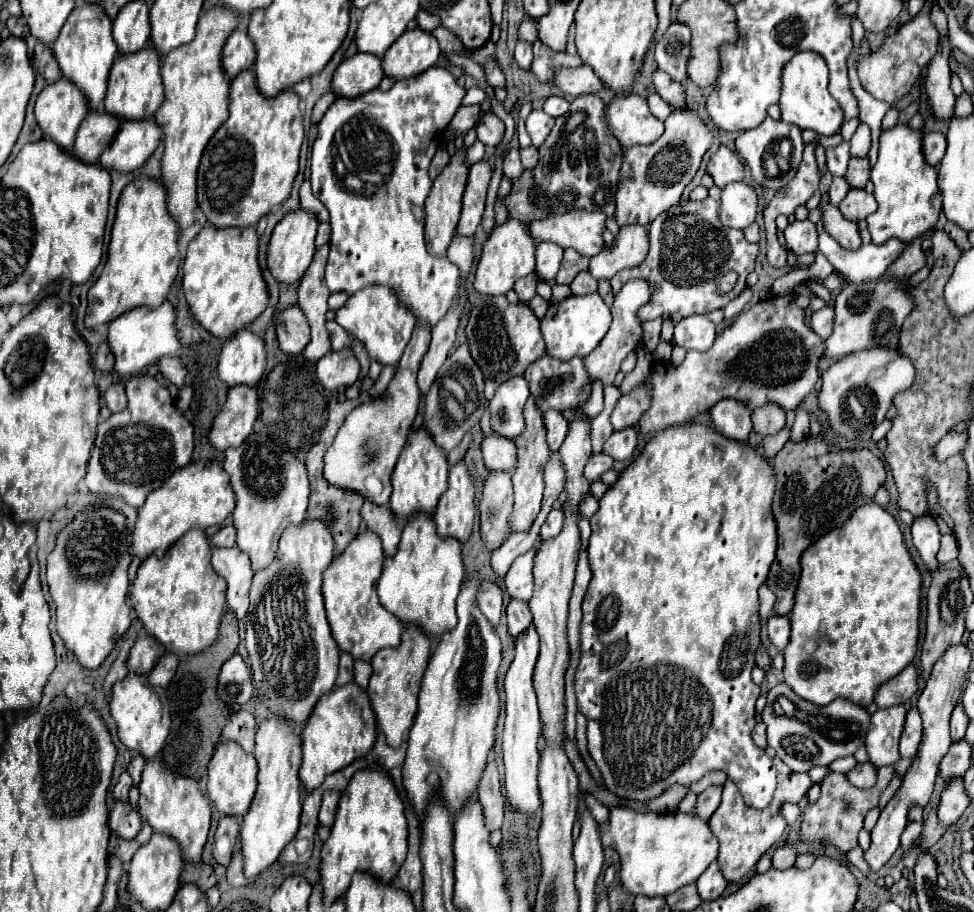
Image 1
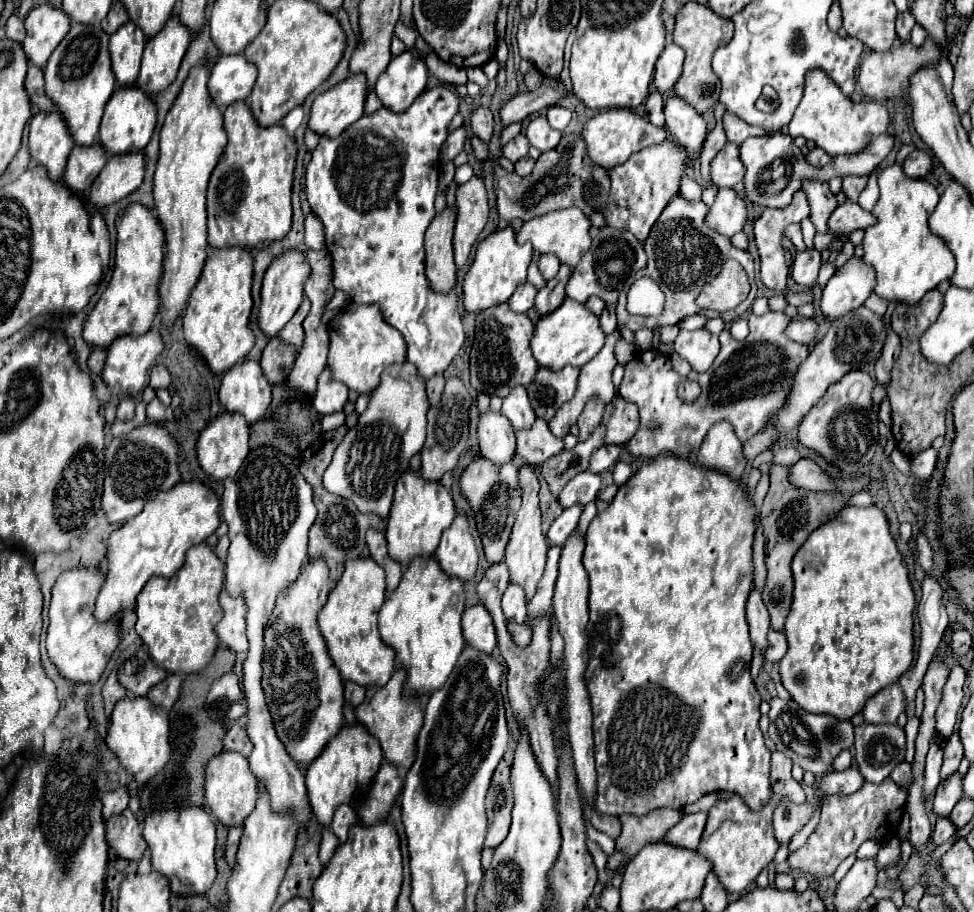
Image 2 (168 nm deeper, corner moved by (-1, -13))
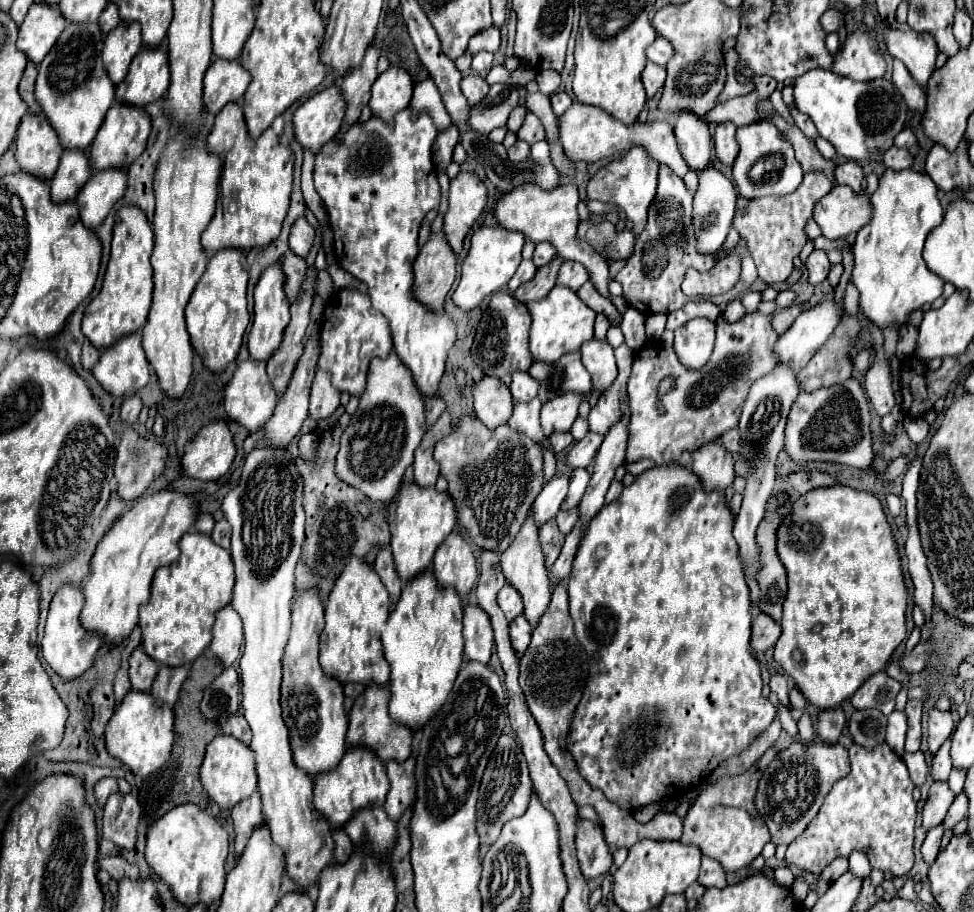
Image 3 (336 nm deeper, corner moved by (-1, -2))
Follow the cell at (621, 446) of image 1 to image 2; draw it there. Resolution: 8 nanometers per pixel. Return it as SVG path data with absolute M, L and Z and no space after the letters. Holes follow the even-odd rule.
M603 444L601 448L597 448L597 452L593 452L587 470L593 472L593 474L599 474L599 472L607 470L609 466L613 466L613 464L619 460L621 450L623 450L623 446L609 446L609 444Z

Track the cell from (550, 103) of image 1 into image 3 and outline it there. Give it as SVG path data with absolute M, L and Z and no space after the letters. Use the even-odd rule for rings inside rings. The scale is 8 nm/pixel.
M557 91L557 93L553 93L553 95L551 95L553 113L555 113L557 117L561 117L561 115L571 107L571 103L573 103L573 99L571 99L565 91Z

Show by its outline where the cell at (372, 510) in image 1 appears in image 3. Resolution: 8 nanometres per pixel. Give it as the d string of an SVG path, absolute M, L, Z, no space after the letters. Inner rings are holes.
M381 547L379 553L377 553L377 559L375 559L375 571L377 575L381 577L383 585L387 587L389 595L391 595L391 601L395 603L401 589L403 589L403 581L399 579L397 571L395 571L395 563L393 563L393 555L387 547Z

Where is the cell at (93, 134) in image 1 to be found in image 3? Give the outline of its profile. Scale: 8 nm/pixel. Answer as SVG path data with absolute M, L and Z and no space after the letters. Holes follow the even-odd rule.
M65 149L59 161L59 169L51 179L51 197L57 203L75 199L79 189L91 177L89 155L83 149Z

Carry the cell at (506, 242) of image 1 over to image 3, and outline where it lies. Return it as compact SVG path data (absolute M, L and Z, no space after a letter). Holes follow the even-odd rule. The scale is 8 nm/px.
M481 227L471 237L471 249L461 265L461 281L453 293L453 301L459 309L471 311L475 309L487 295L499 291L509 283L517 265L521 263L521 249L525 237L519 231L509 231L503 227Z

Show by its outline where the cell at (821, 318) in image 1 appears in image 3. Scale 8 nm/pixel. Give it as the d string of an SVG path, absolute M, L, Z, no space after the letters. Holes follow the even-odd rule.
M797 305L787 307L787 309L777 309L777 311L773 313L773 329L777 329L777 333L783 335L783 333L793 325L793 321L799 317L801 311L803 311L803 309L797 307Z

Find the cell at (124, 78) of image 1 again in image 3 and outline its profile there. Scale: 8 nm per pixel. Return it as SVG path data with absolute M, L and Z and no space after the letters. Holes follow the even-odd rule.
M115 101L111 105L111 109L109 109L97 137L93 139L93 143L89 147L91 167L95 171L111 169L111 167L129 167L143 153L149 131L151 131L151 117L149 117L149 113L145 109Z

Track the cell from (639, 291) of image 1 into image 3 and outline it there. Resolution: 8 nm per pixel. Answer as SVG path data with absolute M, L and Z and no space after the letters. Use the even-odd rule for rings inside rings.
M563 393L547 401L541 409L541 427L549 437L553 431L569 431L577 419L579 403L583 401L581 393Z

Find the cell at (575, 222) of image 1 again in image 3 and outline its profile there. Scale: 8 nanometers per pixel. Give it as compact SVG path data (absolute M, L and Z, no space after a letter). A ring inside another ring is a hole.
M527 185L525 189L515 189L513 193L503 195L503 199L495 207L495 217L501 227L511 229L511 231L521 231L533 243L547 241L547 243L555 245L555 249L561 257L583 263L593 287L605 299L609 299L609 289L607 289L609 267L605 265L605 261L601 261L601 257L595 257L593 249L589 249L589 245L585 241L579 239L579 235L577 235L577 229L579 229L577 203L579 203L579 191L575 185L559 185L557 189L551 189L551 191L545 191L539 185Z

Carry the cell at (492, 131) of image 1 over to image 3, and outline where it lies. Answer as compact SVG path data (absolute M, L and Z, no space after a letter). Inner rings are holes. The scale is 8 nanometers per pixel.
M469 75L469 77L463 77L461 81L461 91L465 95L465 99L469 101L469 105L477 105L485 99L487 91L489 91L489 85L483 77L479 75Z

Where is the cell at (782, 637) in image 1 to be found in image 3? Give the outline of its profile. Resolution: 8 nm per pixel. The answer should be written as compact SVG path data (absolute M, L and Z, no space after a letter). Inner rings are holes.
M759 613L753 617L753 627L751 627L751 647L757 653L763 653L765 649L775 647L777 639L781 637L781 625L775 623L769 615Z

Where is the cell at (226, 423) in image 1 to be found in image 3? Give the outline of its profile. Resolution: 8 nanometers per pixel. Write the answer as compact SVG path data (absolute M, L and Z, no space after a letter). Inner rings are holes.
M213 421L185 445L181 467L195 479L217 481L229 471L235 455L237 449L227 421Z

